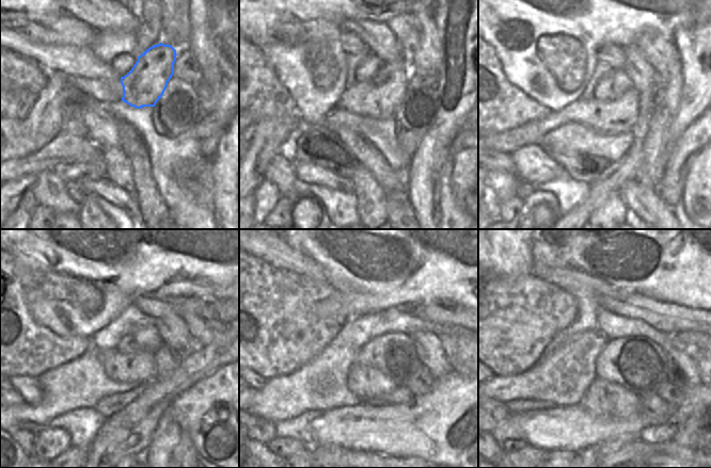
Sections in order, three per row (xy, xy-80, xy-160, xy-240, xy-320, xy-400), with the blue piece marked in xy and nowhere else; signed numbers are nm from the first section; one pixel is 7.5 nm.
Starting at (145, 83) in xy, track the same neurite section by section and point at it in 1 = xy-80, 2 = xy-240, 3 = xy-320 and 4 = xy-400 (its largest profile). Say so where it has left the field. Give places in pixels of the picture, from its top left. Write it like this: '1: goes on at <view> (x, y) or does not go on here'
1: goes on at xy-80 (380, 97)
2: goes on at xy-240 (139, 367)
3: goes on at xy-320 (365, 383)
4: goes on at xy-400 (604, 400)

